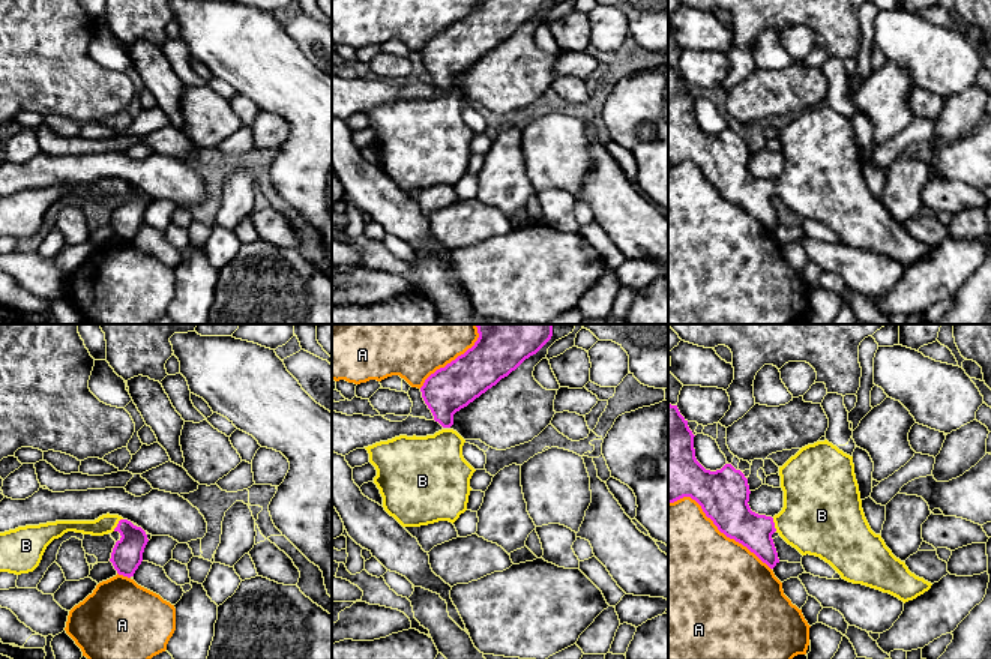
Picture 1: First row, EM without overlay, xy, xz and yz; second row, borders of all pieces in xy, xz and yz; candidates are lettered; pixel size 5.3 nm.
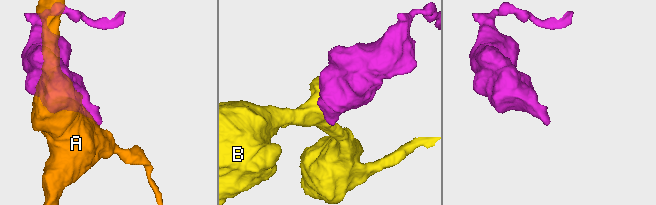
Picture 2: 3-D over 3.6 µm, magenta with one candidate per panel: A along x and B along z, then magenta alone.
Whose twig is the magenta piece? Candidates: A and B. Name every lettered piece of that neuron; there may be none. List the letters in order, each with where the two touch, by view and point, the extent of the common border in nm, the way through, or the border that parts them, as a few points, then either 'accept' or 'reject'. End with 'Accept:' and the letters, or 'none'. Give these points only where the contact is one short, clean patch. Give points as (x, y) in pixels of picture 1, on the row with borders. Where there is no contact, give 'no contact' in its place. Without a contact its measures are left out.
A: meets magenta in yz at (718, 529); contact 650 nm long; reject
B: meets magenta in xy at (117, 524); contact 90 nm long; runs through xy (126, 556), (126, 533), (117, 524), (104, 524); accept
Accept: B

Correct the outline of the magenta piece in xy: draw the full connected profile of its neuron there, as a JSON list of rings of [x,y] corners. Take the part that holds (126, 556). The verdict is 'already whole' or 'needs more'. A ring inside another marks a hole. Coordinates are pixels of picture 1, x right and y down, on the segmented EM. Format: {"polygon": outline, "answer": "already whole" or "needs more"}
{"polygon": [[[102,515],[95,521],[56,521],[39,525],[26,525],[0,533],[0,572],[15,575],[33,572],[54,540],[68,531],[104,536],[120,533],[110,561],[119,575],[134,576],[143,561],[143,552],[149,542],[146,531],[119,515]]], "answer": "needs more"}

